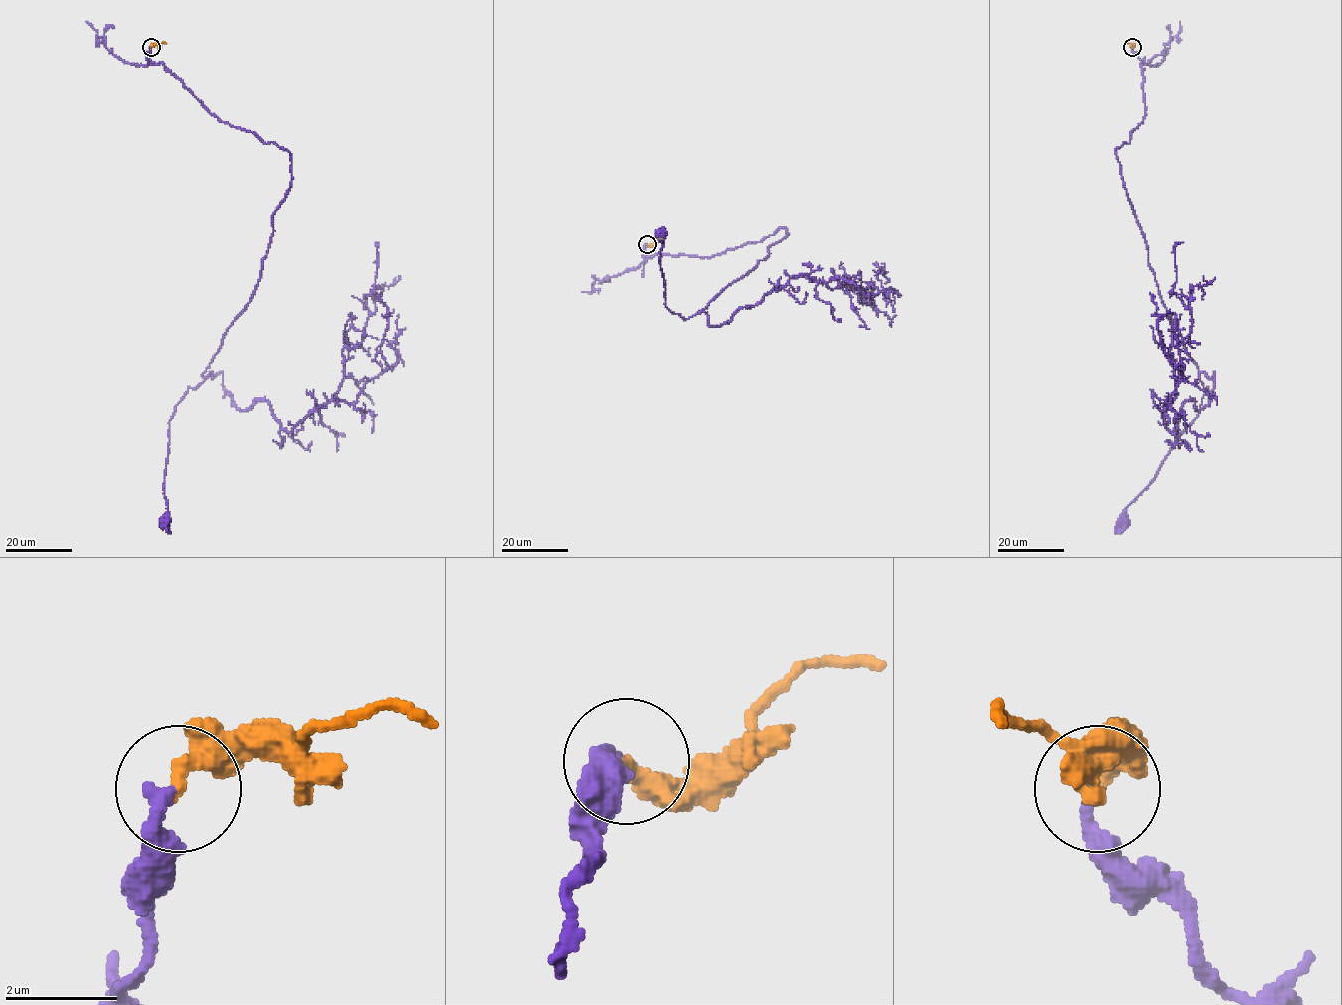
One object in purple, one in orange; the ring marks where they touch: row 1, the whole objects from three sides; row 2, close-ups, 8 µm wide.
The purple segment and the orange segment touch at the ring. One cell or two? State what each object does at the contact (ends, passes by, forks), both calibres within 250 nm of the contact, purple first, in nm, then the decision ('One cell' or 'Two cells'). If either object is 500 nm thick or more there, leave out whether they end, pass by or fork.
At the ring purple ends. At the ring orange ends. Thickness 240 nm (purple) against 300 nm. One cell

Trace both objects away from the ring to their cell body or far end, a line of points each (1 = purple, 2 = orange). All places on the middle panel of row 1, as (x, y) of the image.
1: (646, 244), (646, 256), (712, 257), (787, 229), (755, 267), (684, 320), (666, 306), (659, 234)
2: (646, 244), (662, 239)

